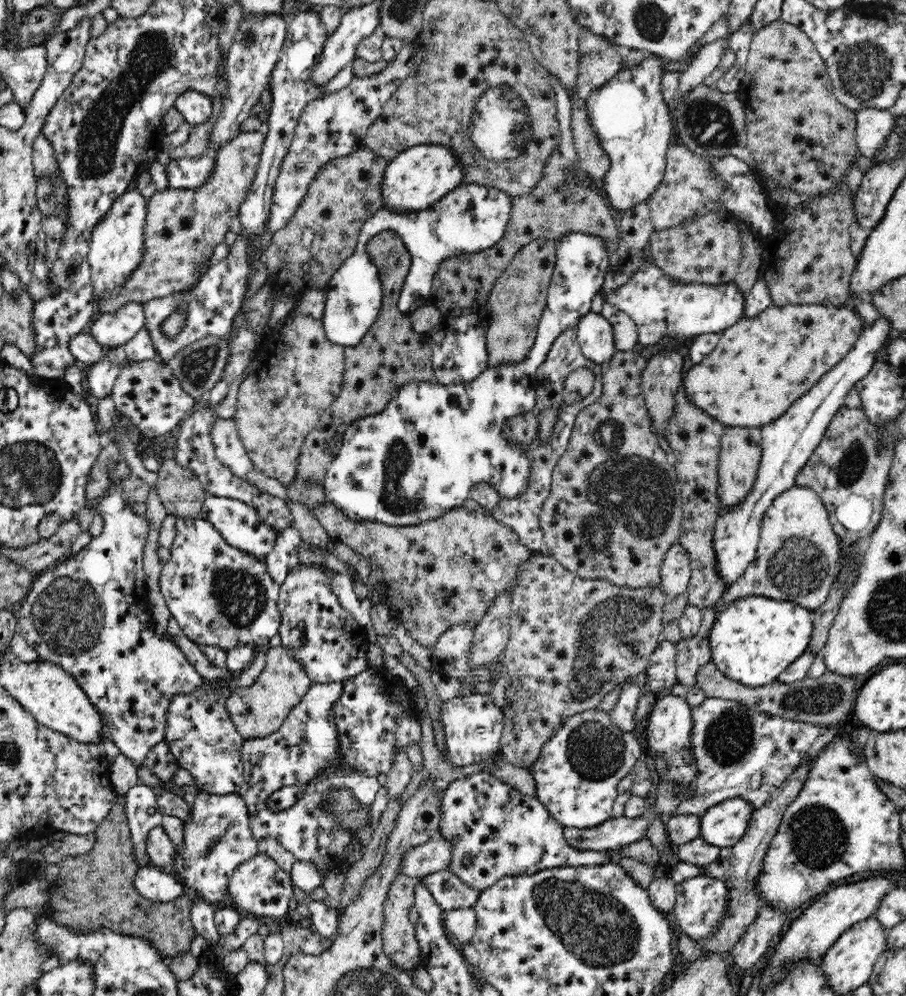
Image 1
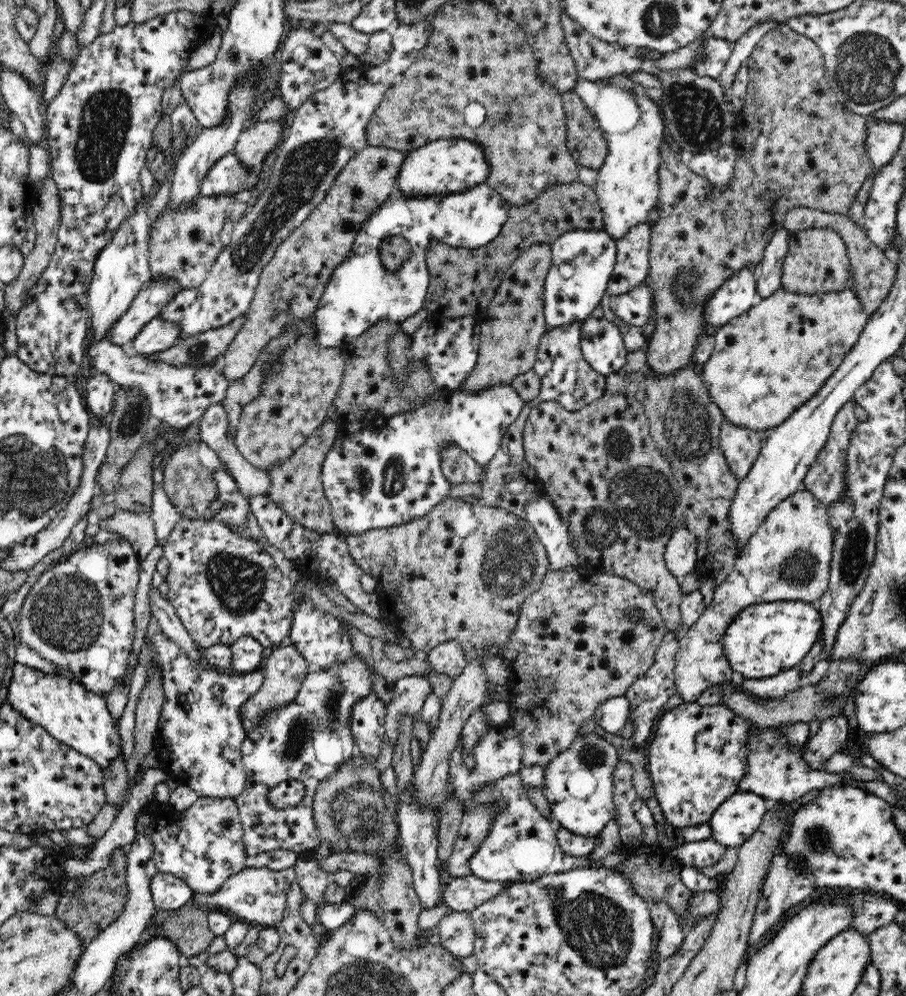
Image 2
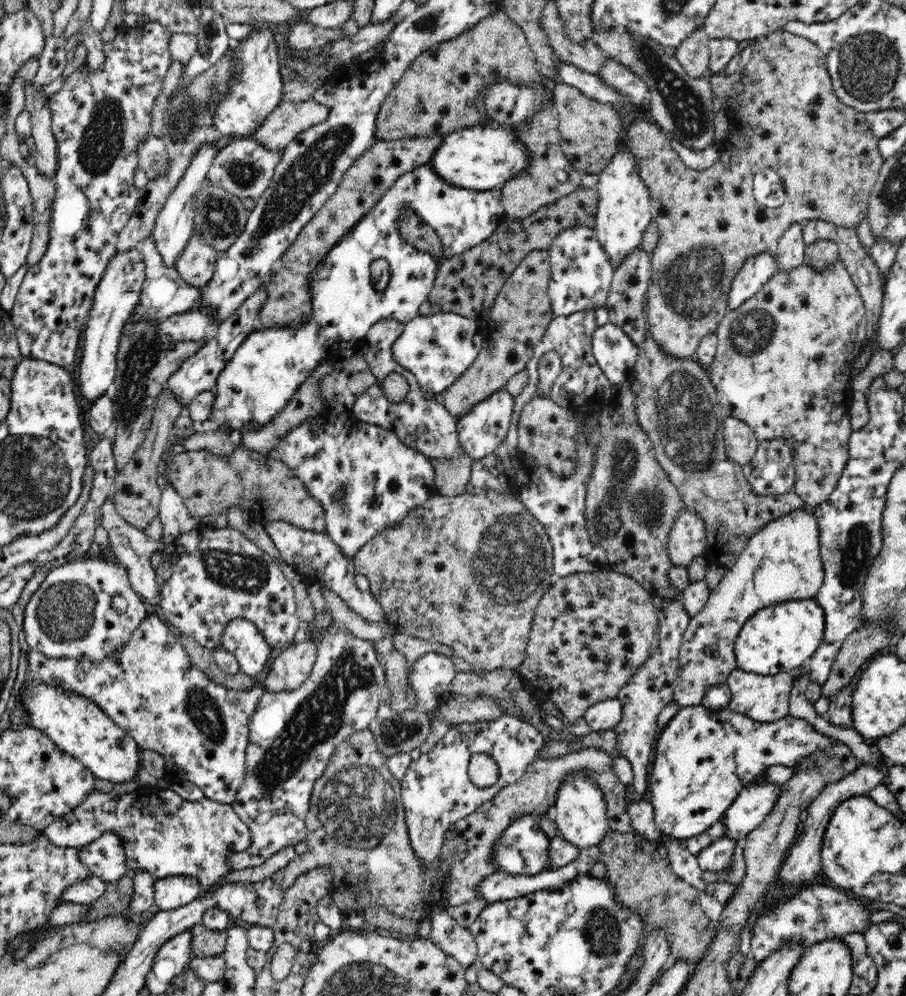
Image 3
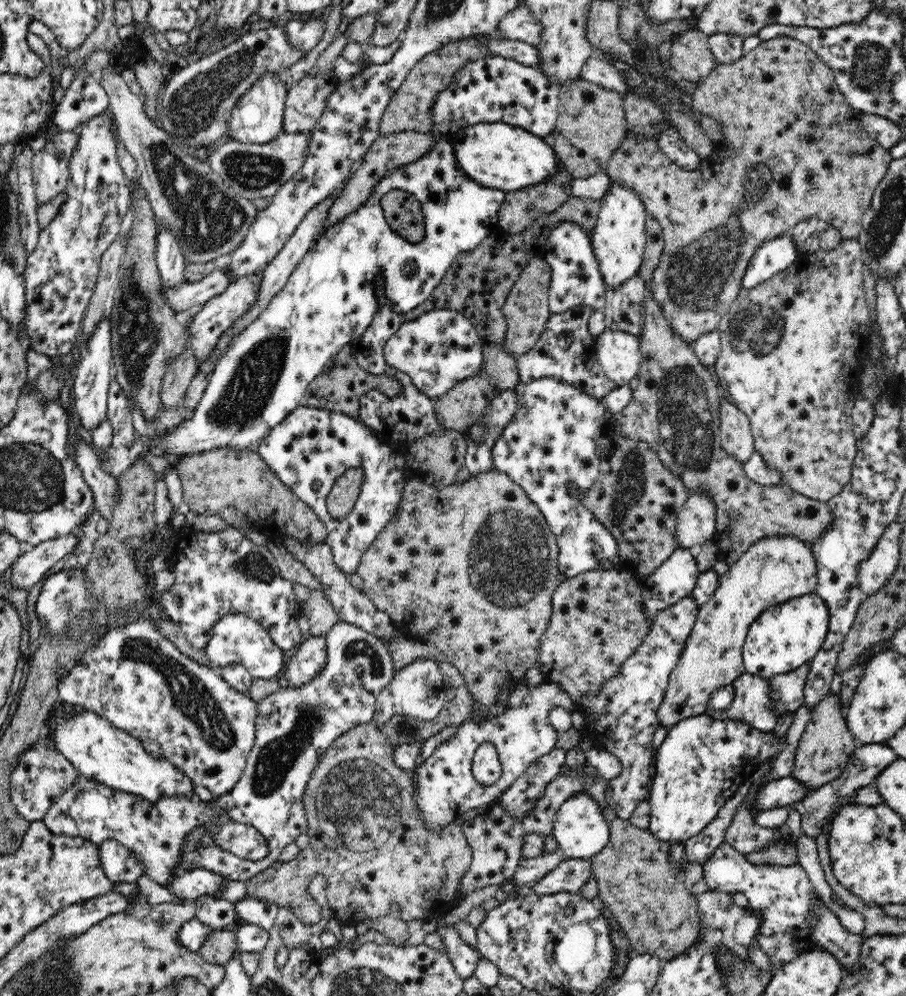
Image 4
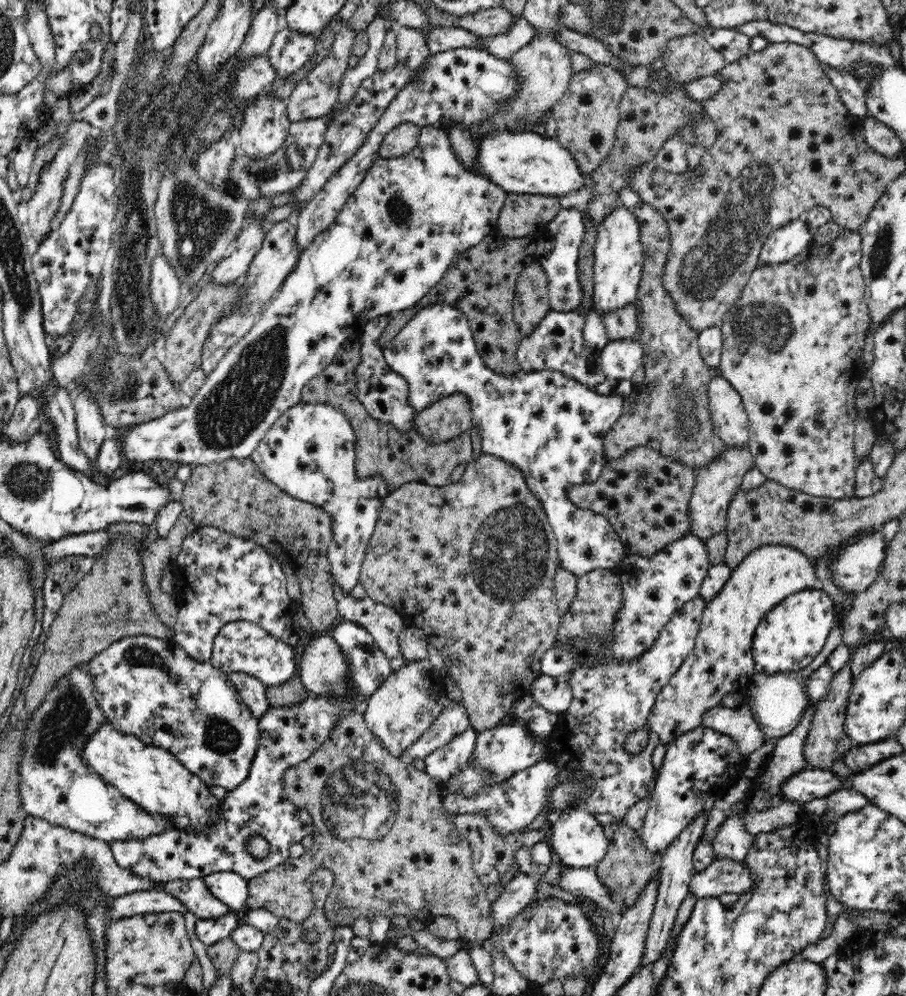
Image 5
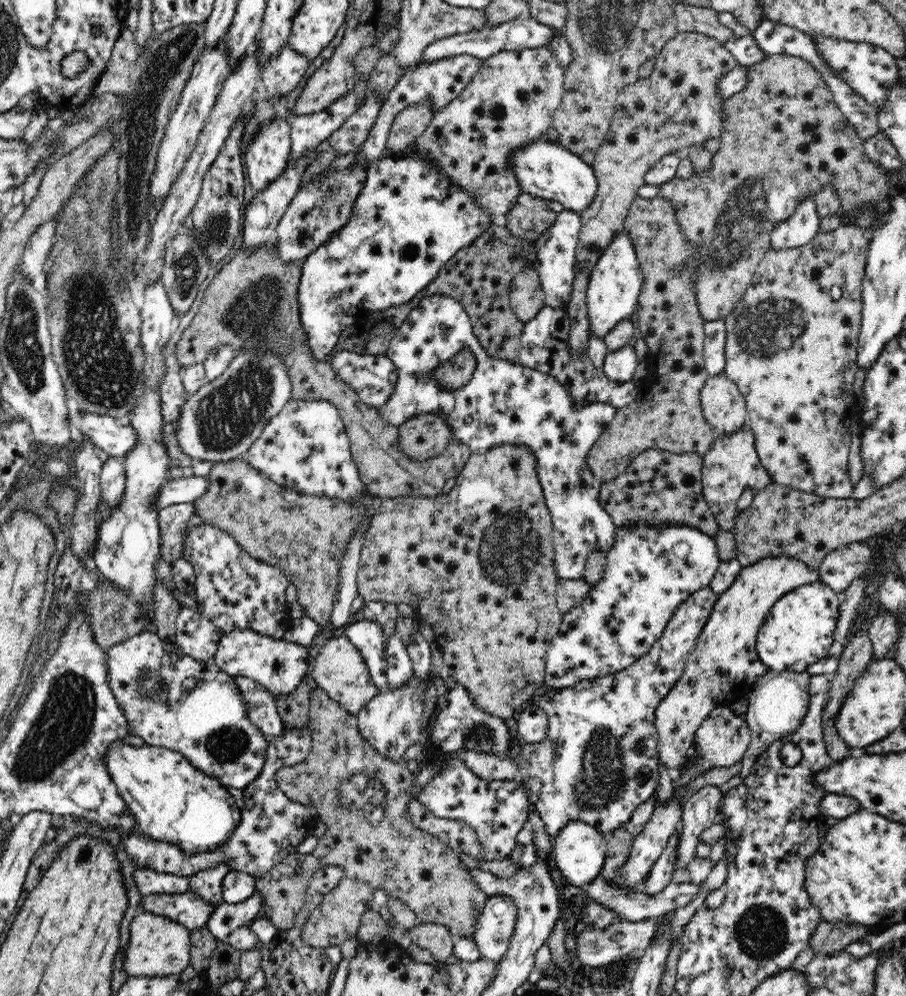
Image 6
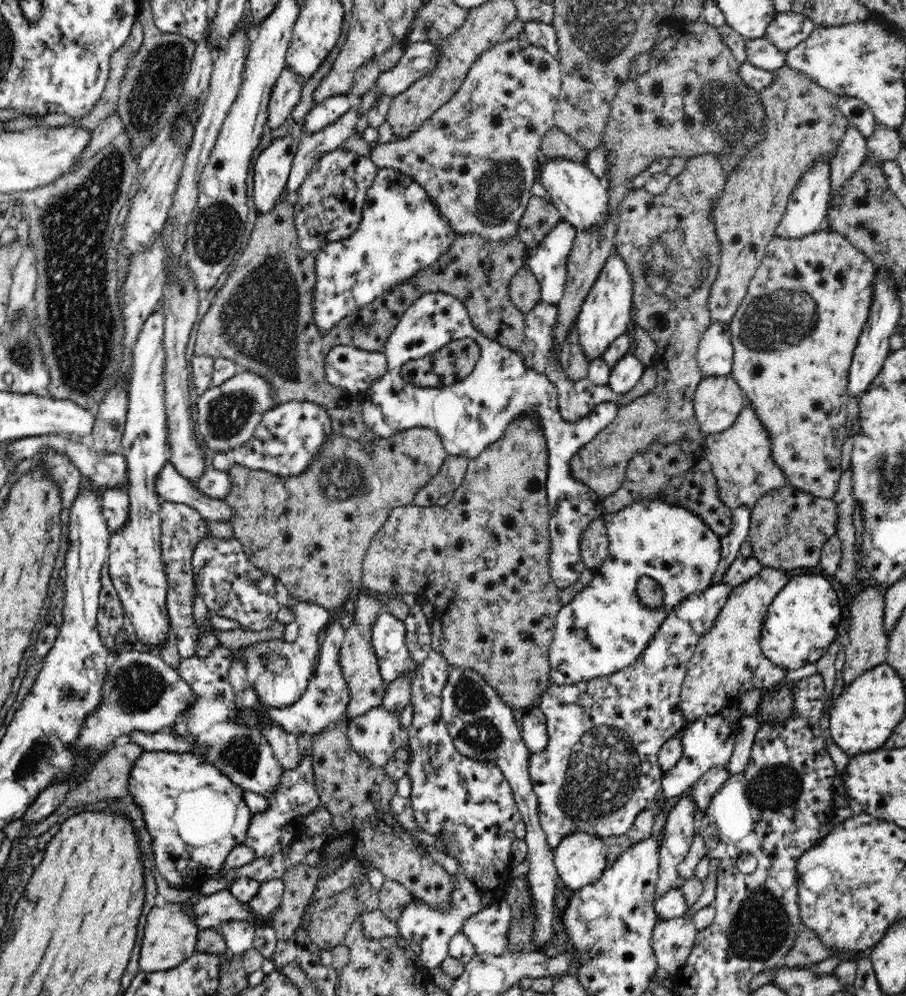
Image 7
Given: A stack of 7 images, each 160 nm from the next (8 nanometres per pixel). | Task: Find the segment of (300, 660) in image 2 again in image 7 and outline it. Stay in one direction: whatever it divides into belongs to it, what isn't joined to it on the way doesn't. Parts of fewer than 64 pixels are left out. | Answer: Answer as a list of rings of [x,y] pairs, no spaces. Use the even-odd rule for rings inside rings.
[[[357,592],[357,600],[353,612],[356,621],[350,628],[346,629],[346,636],[341,644],[340,653],[338,653],[341,674],[348,687],[347,720],[367,713],[374,706],[380,706],[387,687],[387,684],[381,678],[375,649],[371,642],[373,623],[384,612],[384,608],[379,602],[379,597],[368,594],[368,592]]]

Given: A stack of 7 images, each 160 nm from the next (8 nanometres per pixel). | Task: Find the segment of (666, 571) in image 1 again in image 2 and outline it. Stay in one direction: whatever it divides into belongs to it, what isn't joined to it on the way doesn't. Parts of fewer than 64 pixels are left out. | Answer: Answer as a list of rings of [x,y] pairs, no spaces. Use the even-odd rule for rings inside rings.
[[[684,523],[675,530],[665,546],[663,554],[668,570],[681,582],[692,574],[696,562],[696,537],[684,527]]]

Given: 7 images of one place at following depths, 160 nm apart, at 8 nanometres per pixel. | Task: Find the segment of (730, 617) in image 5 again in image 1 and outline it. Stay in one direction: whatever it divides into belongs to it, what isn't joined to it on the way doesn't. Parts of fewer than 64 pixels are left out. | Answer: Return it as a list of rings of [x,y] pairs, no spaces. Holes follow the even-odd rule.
[[[790,486],[765,510],[756,558],[716,606],[724,607],[744,596],[792,602],[805,609],[824,605],[840,558],[839,530],[832,524],[819,494],[806,486]],[[709,636],[706,638],[688,638],[675,644],[677,649],[676,671],[677,680],[689,687],[696,683],[696,670],[700,666],[711,663]]]

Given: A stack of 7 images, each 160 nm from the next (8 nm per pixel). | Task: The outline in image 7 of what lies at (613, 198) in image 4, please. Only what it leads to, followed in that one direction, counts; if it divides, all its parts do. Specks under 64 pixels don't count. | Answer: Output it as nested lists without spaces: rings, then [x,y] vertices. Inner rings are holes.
[[[617,251],[607,259],[596,282],[584,298],[581,310],[577,316],[577,329],[579,341],[585,352],[587,361],[594,360],[604,354],[609,344],[614,342],[620,334],[630,331],[634,324],[633,304],[633,280],[624,259]]]

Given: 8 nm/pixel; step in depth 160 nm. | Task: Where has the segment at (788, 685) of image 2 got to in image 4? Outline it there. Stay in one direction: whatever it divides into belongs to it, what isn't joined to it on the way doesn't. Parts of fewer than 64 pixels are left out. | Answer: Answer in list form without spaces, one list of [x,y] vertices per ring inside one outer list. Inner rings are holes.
[[[744,672],[731,685],[734,687],[732,704],[721,712],[708,708],[707,713],[720,719],[740,719],[764,732],[773,730],[779,717],[771,699],[770,679]]]

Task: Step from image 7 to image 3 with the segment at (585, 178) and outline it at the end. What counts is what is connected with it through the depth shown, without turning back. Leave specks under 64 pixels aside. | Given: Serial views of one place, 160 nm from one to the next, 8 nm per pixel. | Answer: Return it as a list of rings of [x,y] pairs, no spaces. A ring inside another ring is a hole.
[[[476,126],[446,136],[424,166],[429,166],[449,186],[467,190],[501,190],[512,174],[527,168],[527,159],[525,146],[513,134],[512,128]]]

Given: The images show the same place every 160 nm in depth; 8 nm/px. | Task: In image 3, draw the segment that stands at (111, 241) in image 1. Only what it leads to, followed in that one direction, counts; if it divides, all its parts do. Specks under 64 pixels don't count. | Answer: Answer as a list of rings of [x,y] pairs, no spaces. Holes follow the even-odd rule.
[[[139,245],[132,246],[132,250],[115,252],[114,255],[94,290],[94,298],[92,298],[92,306],[84,330],[84,340],[82,340],[83,354],[80,364],[77,365],[80,374],[78,378],[80,390],[90,403],[94,403],[96,398],[106,393],[108,386],[114,383],[121,332],[139,300],[144,281],[147,279],[146,263]]]

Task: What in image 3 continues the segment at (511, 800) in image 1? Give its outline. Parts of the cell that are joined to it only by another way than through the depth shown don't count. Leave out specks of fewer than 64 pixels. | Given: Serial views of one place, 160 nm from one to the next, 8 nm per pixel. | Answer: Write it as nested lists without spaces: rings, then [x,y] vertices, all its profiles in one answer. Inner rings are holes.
[[[522,814],[514,818],[502,836],[494,844],[492,863],[496,871],[502,871],[511,875],[525,874],[534,876],[548,869],[556,869],[549,862],[549,837],[540,829],[539,821],[534,814]]]

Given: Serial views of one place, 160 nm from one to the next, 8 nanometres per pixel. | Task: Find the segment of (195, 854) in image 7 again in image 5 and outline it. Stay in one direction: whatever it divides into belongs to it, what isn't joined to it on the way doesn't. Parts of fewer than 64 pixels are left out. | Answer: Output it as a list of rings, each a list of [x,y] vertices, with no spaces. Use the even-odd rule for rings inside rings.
[[[109,722],[100,724],[84,744],[80,761],[146,812],[167,814],[174,829],[200,832],[208,822],[216,820],[216,812],[220,810],[220,799],[210,793],[209,786],[168,750],[146,745],[138,737],[116,730]]]

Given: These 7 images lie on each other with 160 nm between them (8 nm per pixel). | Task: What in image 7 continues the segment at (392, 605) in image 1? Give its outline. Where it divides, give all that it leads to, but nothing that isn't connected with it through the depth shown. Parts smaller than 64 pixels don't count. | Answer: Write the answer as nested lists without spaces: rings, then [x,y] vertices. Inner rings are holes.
[[[518,419],[511,422],[500,440],[493,442],[476,458],[470,459],[464,480],[460,482],[460,486],[457,486],[453,497],[446,504],[418,506],[413,503],[393,508],[388,518],[386,518],[386,522],[380,526],[380,530],[376,530],[376,534],[373,534],[360,566],[360,583],[357,592],[368,592],[368,594],[376,596],[388,594],[390,597],[413,594],[418,603],[431,603],[434,608],[434,619],[442,623],[442,656],[446,659],[447,664],[461,670],[474,670],[477,674],[480,674],[480,677],[496,690],[496,695],[511,709],[533,707],[544,694],[544,691],[548,690],[548,685],[551,683],[549,678],[549,650],[555,631],[556,618],[561,610],[562,603],[559,599],[559,588],[555,585],[549,573],[549,554],[551,553],[549,521],[551,520],[551,514],[548,510],[546,494],[547,471],[548,449],[546,449],[546,441],[544,441],[538,426],[534,425],[530,419]],[[483,550],[484,552],[494,552],[492,566],[488,566],[488,562],[486,562],[484,568],[478,566],[480,564],[480,552]]]

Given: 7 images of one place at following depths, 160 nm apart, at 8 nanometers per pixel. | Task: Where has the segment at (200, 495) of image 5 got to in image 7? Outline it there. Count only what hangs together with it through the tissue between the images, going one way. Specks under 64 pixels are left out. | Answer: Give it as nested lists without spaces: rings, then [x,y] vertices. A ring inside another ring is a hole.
[[[414,426],[408,428],[408,430],[397,432],[388,438],[380,438],[371,447],[369,444],[362,447],[362,443],[358,443],[356,440],[334,434],[327,442],[327,447],[322,456],[316,459],[315,463],[306,472],[295,477],[280,477],[278,475],[272,475],[272,473],[266,472],[265,470],[252,470],[234,462],[226,470],[226,473],[230,477],[230,492],[222,498],[222,501],[226,501],[230,505],[230,508],[232,508],[232,516],[226,522],[231,525],[233,536],[241,542],[242,548],[250,559],[250,562],[260,570],[275,576],[280,582],[283,582],[292,597],[298,598],[299,602],[303,601],[325,609],[336,608],[337,606],[345,605],[346,598],[351,598],[351,595],[357,592],[360,583],[362,558],[366,554],[366,548],[368,548],[373,534],[376,534],[376,530],[380,530],[380,526],[386,522],[386,518],[388,518],[393,508],[404,504],[413,504],[416,490],[422,484],[426,484],[440,470],[446,454],[447,452],[442,439],[433,428]]]

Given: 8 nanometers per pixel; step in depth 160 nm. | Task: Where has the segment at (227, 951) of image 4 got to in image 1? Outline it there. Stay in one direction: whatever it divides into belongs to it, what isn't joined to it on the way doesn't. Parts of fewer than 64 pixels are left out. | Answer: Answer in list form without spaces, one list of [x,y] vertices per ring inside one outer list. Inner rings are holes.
[[[117,794],[111,813],[94,832],[96,840],[92,850],[75,856],[74,862],[78,868],[82,866],[82,870],[59,870],[54,890],[50,890],[46,913],[54,922],[77,932],[109,928],[118,934],[140,937],[167,961],[178,952],[190,949],[190,940],[195,934],[190,921],[192,899],[184,892],[170,902],[151,901],[135,890],[134,874],[141,862],[135,856],[124,802],[125,796]]]

